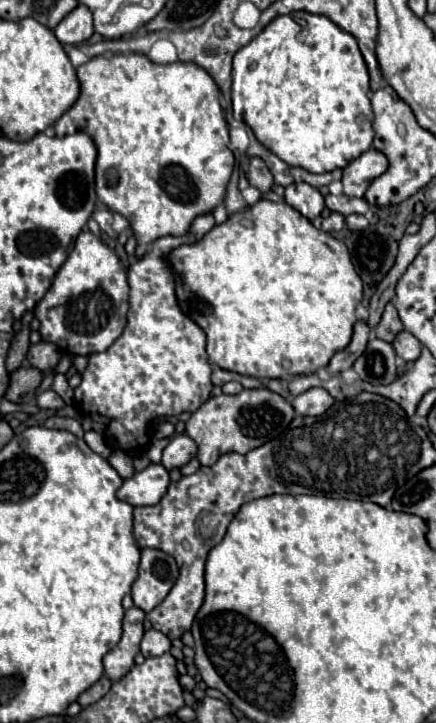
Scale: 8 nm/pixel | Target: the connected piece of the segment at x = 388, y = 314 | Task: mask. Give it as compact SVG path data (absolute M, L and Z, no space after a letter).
M389 302L389 304L385 306L385 312L383 312L383 316L381 316L381 322L375 326L373 334L375 334L377 338L385 340L385 342L393 342L395 336L397 336L401 330L403 330L403 324L401 324L401 320L399 320L399 316L397 316L397 308Z

